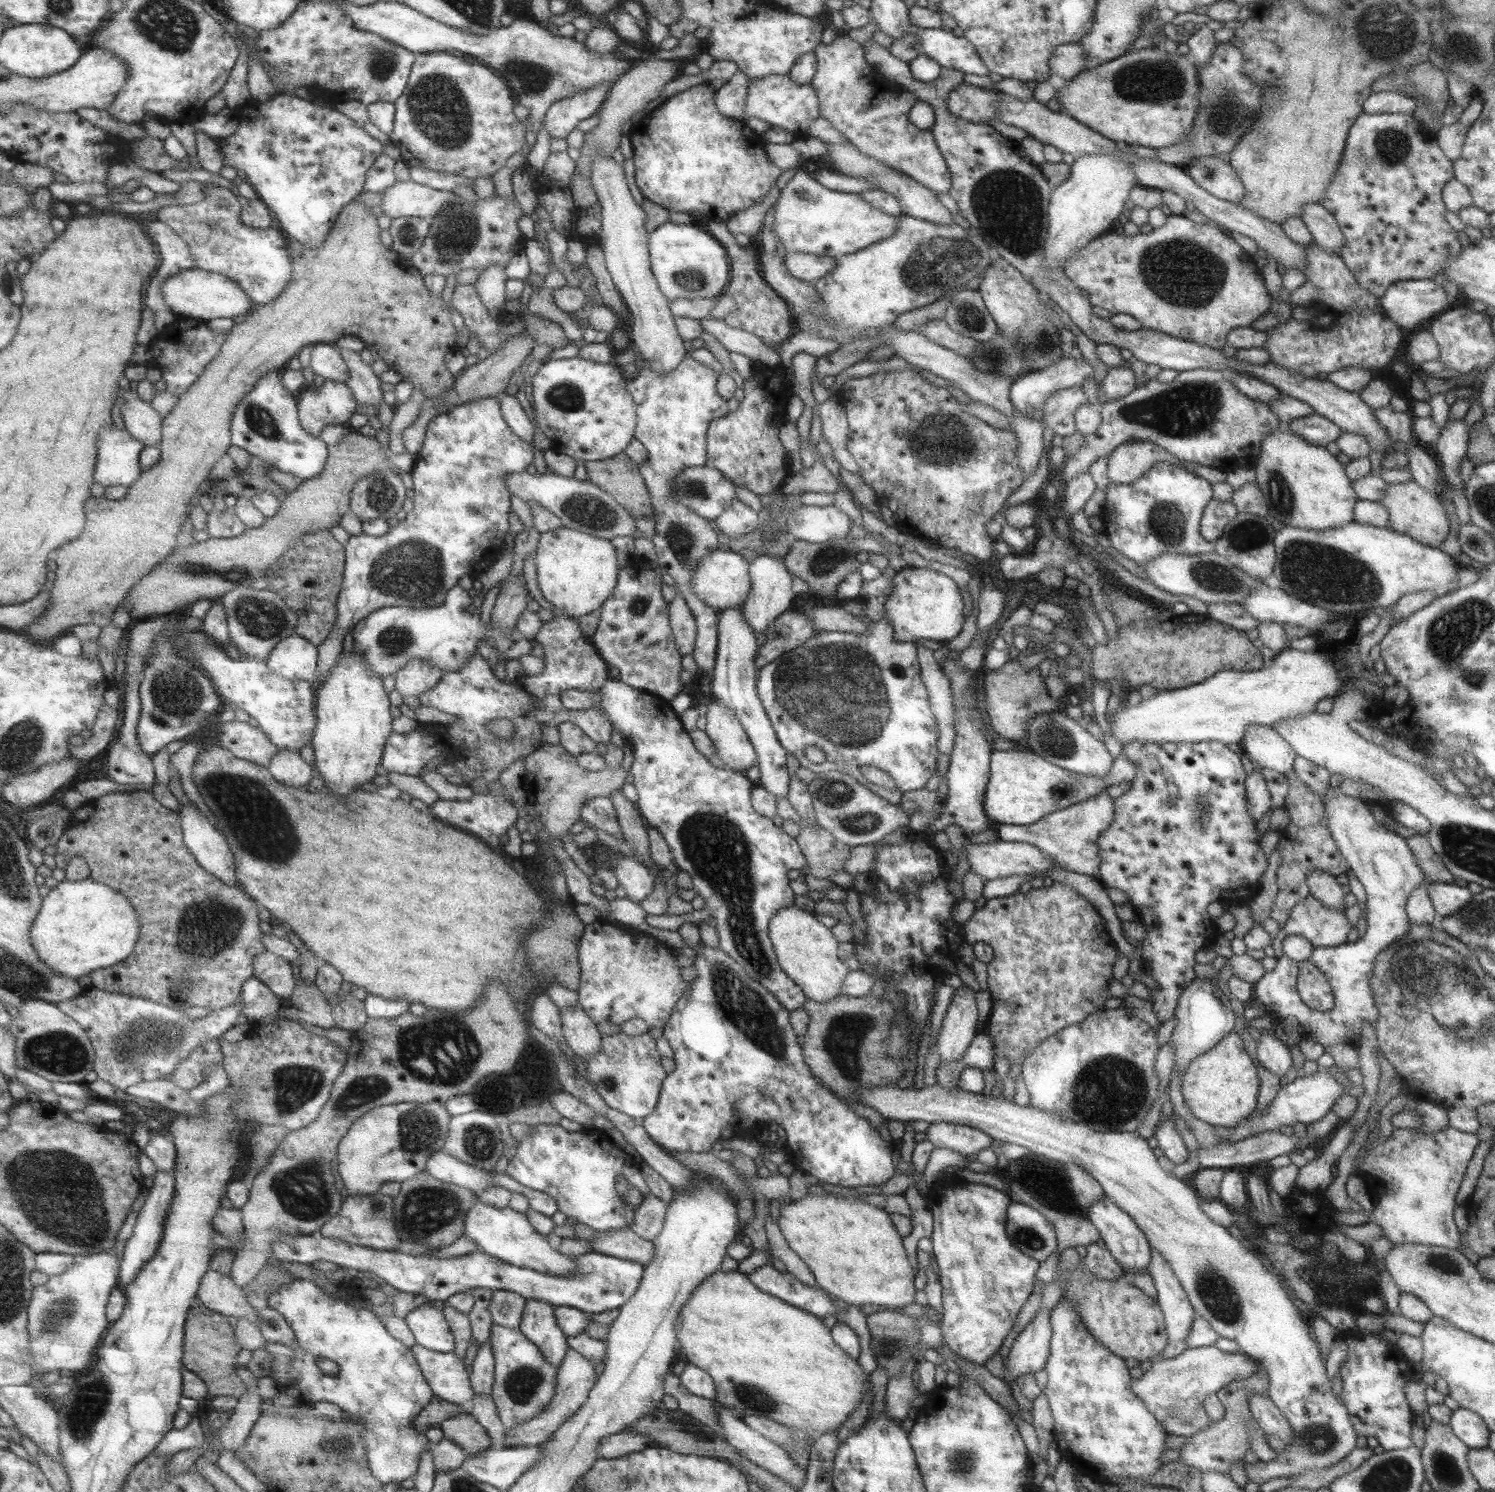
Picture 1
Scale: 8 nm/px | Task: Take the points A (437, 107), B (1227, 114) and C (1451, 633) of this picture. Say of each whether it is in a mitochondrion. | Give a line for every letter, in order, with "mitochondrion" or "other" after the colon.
A: mitochondrion
B: mitochondrion
C: mitochondrion

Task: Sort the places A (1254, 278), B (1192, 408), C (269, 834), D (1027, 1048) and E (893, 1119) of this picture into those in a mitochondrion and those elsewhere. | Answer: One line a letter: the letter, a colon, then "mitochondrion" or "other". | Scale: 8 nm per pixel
A: other
B: mitochondrion
C: mitochondrion
D: other
E: other

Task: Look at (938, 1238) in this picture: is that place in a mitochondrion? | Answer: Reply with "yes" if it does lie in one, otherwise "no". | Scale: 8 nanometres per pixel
no

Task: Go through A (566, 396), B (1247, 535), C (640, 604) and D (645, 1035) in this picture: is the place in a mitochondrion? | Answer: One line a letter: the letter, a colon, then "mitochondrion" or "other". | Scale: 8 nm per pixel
A: mitochondrion
B: mitochondrion
C: other
D: other

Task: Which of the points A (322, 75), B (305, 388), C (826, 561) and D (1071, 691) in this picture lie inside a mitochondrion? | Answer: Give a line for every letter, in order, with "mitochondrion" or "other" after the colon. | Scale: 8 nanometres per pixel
A: other
B: other
C: mitochondrion
D: other

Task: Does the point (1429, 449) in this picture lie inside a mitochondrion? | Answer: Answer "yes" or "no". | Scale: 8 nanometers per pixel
no

